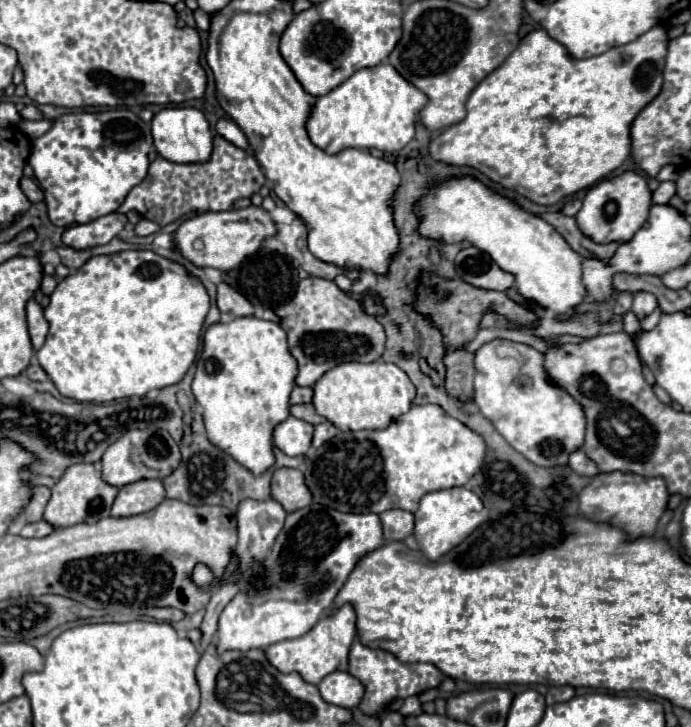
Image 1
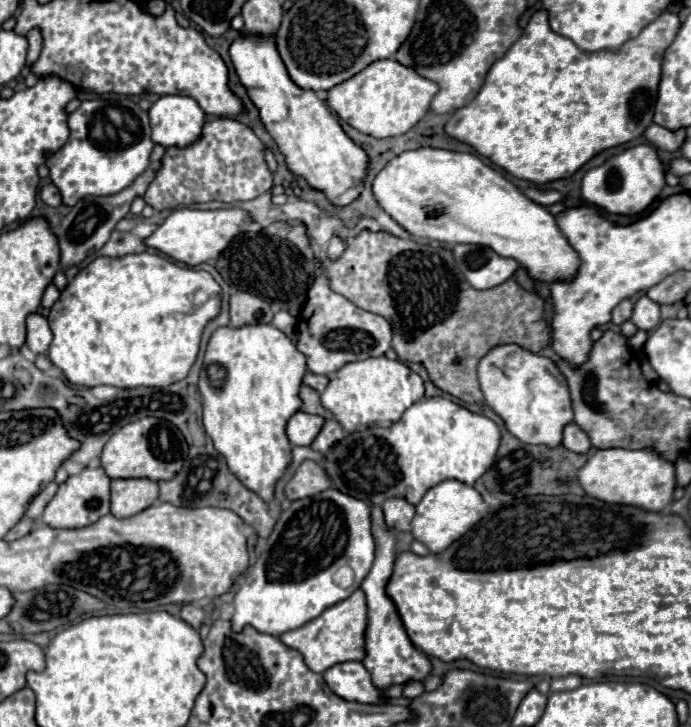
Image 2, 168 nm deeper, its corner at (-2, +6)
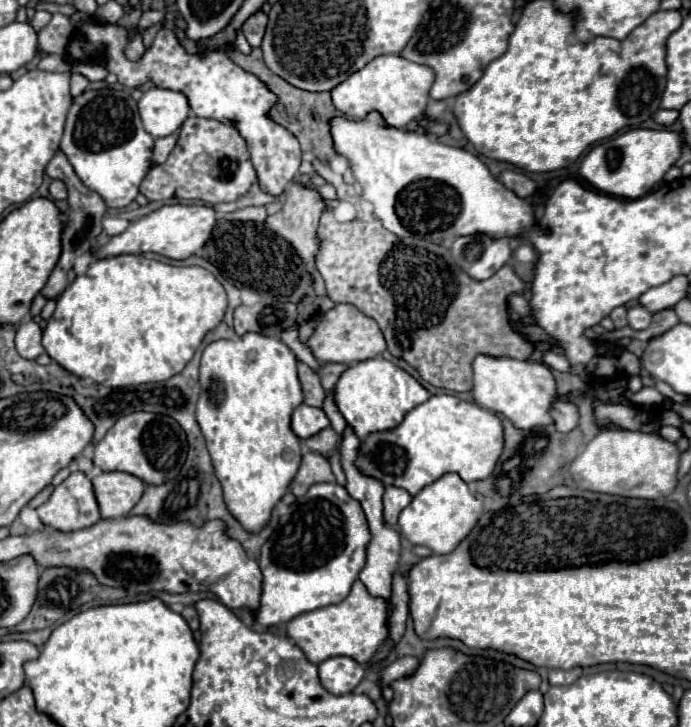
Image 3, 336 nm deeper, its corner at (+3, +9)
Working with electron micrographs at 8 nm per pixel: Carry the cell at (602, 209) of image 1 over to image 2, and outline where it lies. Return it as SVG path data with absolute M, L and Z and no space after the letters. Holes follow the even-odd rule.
M638 144L610 156L604 164L588 170L582 178L582 200L592 206L600 206L610 214L630 216L646 210L664 186L664 164L658 158L658 150L650 144Z

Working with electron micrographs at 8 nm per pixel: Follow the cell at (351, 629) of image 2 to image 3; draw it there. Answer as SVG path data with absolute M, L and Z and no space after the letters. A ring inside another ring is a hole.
M355 581L351 593L341 603L301 613L293 621L289 621L287 635L315 665L337 655L347 655L363 665L387 639L387 603L383 599L371 597L365 585L361 581Z

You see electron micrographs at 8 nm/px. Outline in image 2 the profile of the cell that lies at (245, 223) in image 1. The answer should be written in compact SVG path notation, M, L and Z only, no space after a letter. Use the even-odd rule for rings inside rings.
M176 208L148 238L144 244L164 252L166 256L184 262L188 266L198 266L208 260L216 260L218 254L242 232L240 224L250 222L250 216L240 208L228 210L192 210L192 208Z

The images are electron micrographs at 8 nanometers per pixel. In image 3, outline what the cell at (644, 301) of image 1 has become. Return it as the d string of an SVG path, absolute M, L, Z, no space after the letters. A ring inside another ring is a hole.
M633 305L633 307L629 307L627 319L633 329L647 329L653 321L653 313L649 313L643 305Z

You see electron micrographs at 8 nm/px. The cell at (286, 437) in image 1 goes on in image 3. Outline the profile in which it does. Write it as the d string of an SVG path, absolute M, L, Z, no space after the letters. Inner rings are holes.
M301 403L291 415L291 429L303 441L307 437L319 433L325 427L329 427L329 419L323 409L313 409L313 407Z

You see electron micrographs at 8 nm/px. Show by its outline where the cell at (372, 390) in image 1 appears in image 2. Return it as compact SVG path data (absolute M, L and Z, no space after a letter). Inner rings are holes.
M366 358L350 362L330 376L330 384L322 392L322 406L328 408L346 432L360 432L370 426L390 426L400 420L404 410L424 398L422 378L400 360Z

